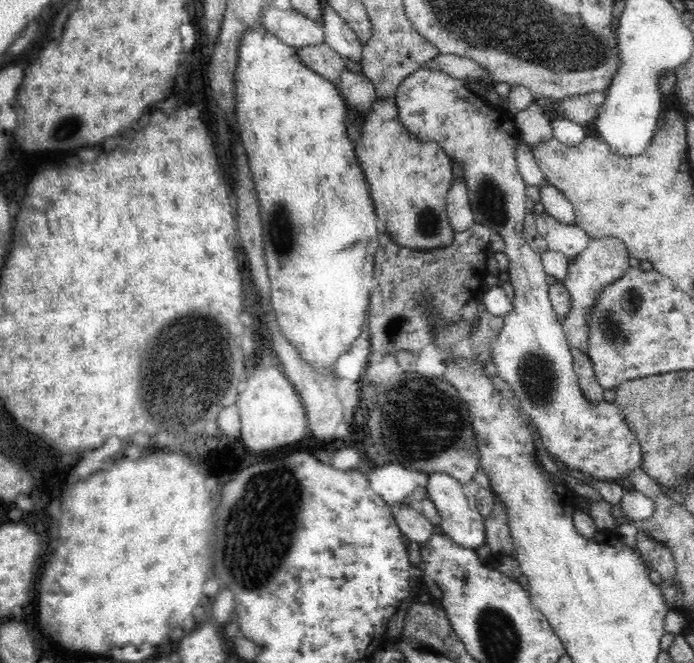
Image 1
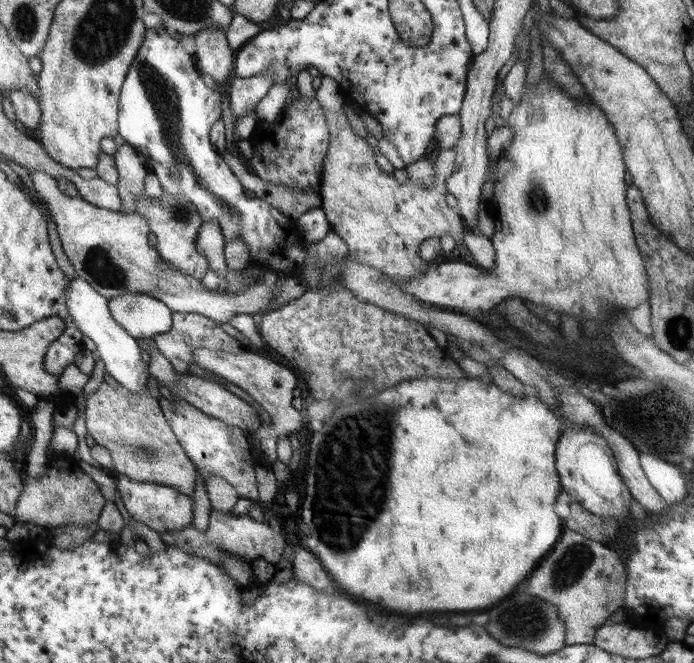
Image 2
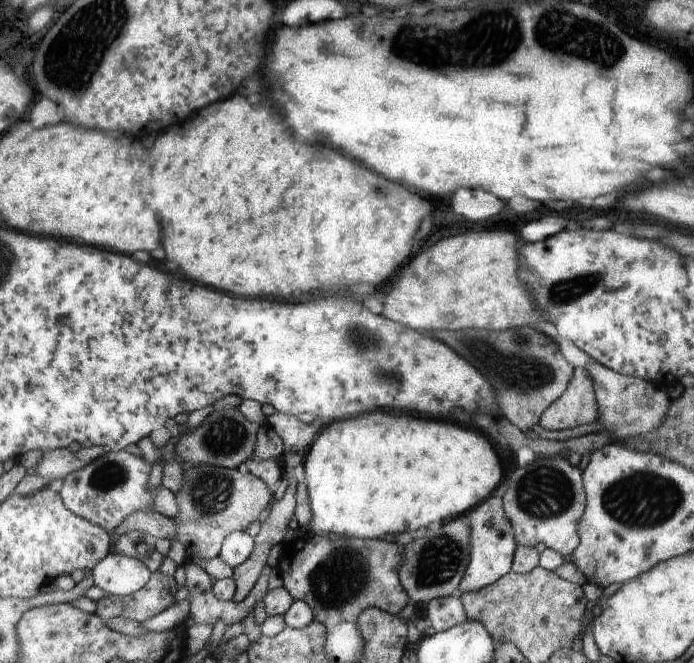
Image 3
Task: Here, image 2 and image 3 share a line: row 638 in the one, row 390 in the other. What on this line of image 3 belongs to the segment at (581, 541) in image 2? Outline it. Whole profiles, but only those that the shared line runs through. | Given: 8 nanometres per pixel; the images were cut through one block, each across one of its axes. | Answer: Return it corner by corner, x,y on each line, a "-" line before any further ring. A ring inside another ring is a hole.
573,368
565,394
541,414
537,424
551,432
569,430
581,424
591,424
597,420
597,416
593,380
585,368

